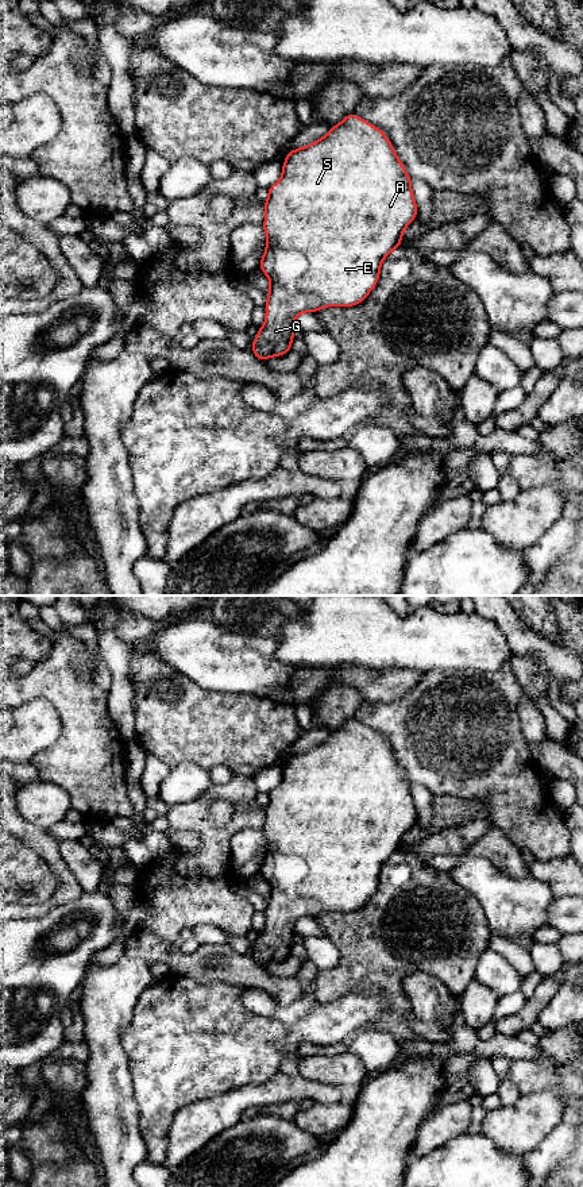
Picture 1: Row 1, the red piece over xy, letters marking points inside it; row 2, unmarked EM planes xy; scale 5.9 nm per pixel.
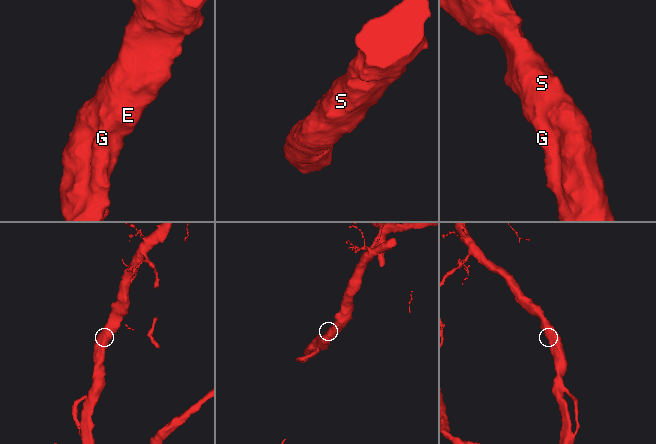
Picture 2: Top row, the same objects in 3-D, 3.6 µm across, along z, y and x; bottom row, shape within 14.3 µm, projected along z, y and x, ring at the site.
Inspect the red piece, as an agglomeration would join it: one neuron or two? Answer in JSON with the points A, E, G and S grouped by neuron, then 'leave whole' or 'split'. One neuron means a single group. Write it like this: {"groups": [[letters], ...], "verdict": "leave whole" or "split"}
{"groups": [["A", "E", "G", "S"]], "verdict": "leave whole"}

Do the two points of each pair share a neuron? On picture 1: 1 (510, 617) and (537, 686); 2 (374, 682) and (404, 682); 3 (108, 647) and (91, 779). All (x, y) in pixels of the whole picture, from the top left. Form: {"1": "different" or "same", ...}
{"1": "different", "2": "same", "3": "different"}

